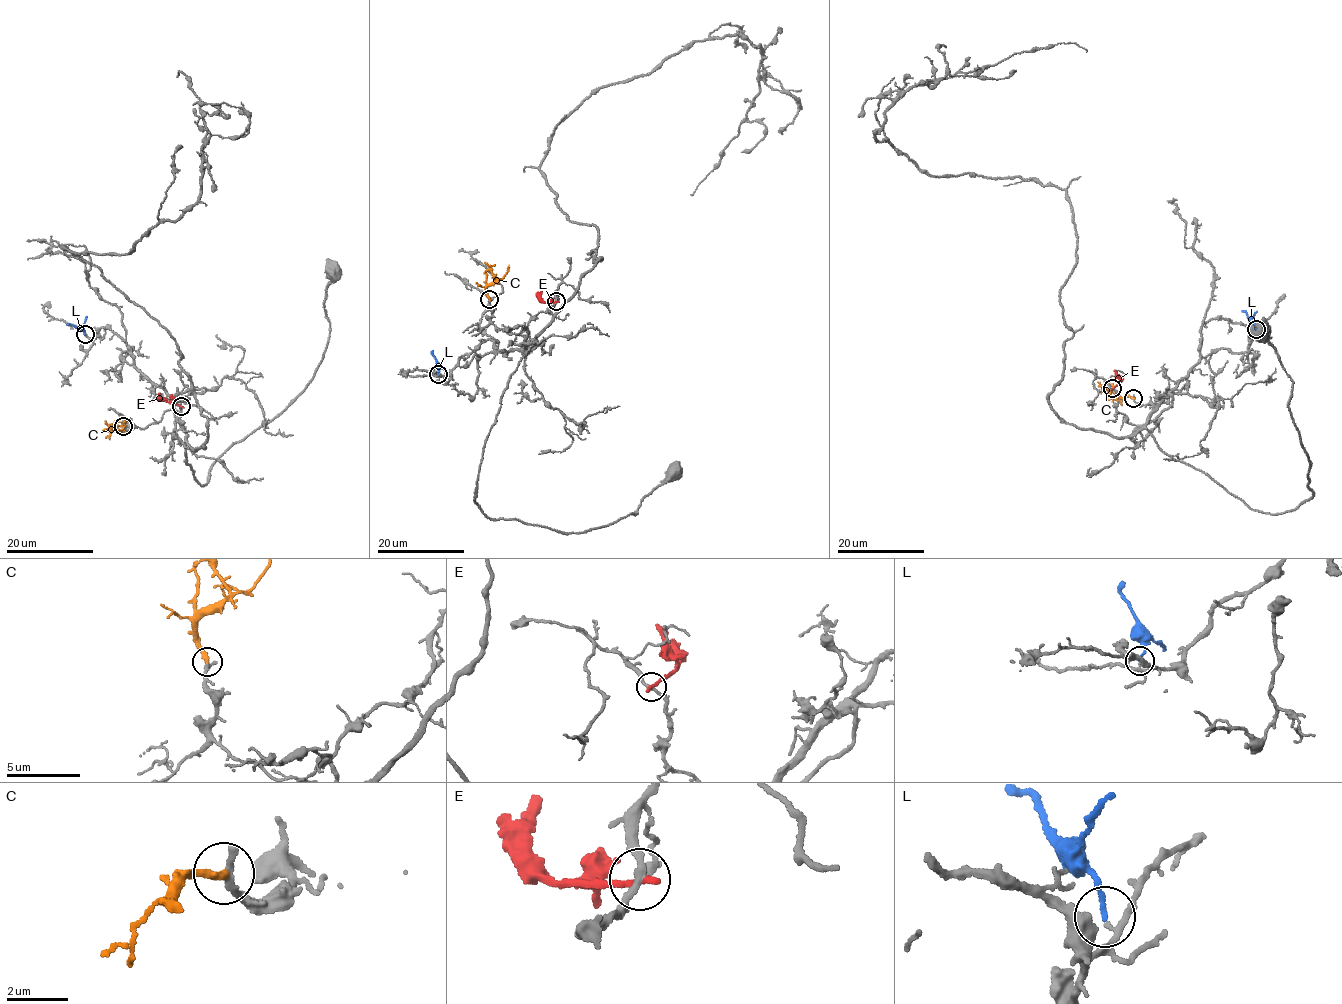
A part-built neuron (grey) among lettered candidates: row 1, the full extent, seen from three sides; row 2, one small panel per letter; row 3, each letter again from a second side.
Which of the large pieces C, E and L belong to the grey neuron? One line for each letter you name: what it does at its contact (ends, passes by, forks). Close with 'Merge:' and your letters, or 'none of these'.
L: It ends there
Merge: L

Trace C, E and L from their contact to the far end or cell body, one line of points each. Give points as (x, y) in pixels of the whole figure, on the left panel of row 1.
C: (122, 426), (115, 428), (119, 431), (122, 428), (125, 423), (123, 418)
E: (181, 406), (168, 403), (158, 393)
L: (85, 334), (82, 329), (67, 324)

